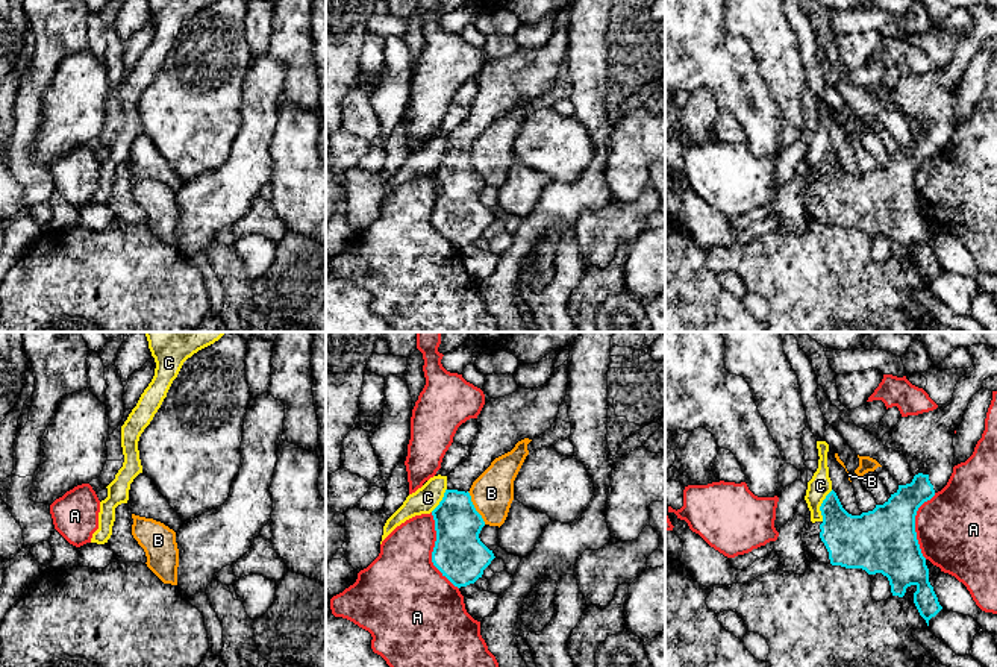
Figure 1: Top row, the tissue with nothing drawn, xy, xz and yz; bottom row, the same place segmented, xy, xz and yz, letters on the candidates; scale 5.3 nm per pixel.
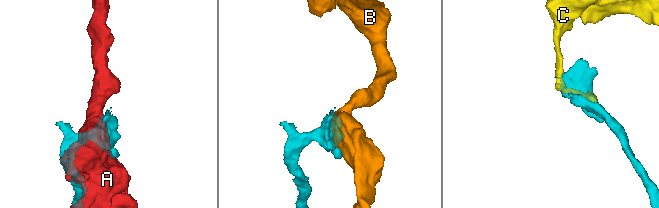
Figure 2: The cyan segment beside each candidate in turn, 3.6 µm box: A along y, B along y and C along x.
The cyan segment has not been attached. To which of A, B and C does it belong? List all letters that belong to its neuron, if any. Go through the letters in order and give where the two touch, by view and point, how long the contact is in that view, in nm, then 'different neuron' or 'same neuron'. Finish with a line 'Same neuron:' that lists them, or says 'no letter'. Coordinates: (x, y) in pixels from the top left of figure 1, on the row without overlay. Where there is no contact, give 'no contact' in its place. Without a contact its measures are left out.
A: xz (434, 211) | 440 nm | different neuron
B: xz (475, 169) | 200 nm | different neuron
C: yz (821, 165) | 180 nm | different neuron
Same neuron: no letter

